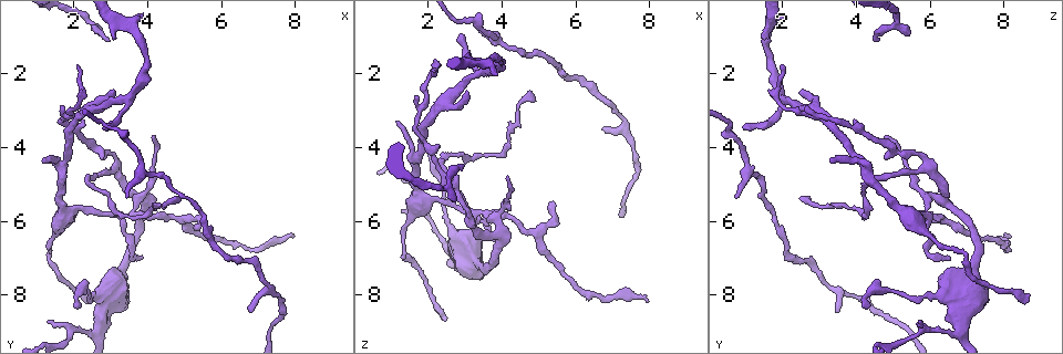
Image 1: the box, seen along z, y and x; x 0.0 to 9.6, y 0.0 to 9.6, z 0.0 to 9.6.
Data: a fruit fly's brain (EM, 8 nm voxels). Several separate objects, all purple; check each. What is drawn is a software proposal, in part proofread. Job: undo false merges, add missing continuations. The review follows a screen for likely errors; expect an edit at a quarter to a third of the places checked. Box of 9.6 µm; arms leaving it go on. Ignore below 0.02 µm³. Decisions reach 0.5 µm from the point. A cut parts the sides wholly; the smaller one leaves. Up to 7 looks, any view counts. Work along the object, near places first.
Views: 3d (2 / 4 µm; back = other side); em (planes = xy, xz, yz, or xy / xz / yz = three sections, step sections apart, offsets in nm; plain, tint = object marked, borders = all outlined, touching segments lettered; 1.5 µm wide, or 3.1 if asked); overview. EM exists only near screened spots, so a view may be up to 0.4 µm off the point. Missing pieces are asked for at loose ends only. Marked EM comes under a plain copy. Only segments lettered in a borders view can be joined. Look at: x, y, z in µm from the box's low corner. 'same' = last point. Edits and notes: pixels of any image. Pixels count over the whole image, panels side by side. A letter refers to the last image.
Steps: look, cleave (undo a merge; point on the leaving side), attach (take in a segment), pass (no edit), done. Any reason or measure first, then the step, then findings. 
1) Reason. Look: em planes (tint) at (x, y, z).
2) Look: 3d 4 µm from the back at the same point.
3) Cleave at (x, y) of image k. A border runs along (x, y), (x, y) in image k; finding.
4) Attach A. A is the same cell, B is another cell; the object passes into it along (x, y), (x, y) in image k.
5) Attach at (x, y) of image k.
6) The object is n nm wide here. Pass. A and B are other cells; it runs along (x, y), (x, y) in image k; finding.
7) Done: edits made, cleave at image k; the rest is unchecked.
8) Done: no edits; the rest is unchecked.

Branch stops here. Look: em planes (borders) at (3.40, 5.35, 0.75).

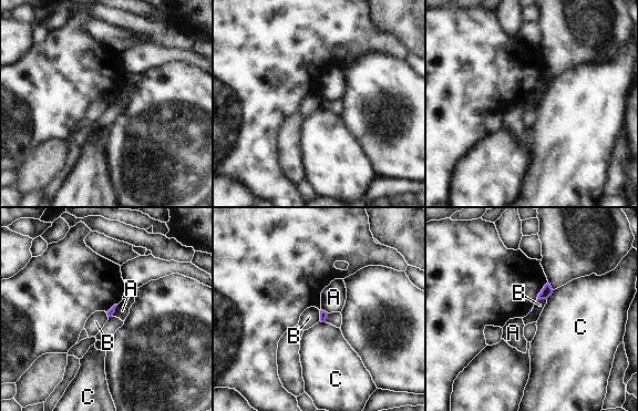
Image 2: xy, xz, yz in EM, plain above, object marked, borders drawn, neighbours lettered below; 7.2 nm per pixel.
Pass. A, B and C are other cells; a border runs along (319, 310), (320, 320) in image 2; none of them fits.

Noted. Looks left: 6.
Arms part here. Look: 3d 4 µm at (3.40, 2.70, 2.00).

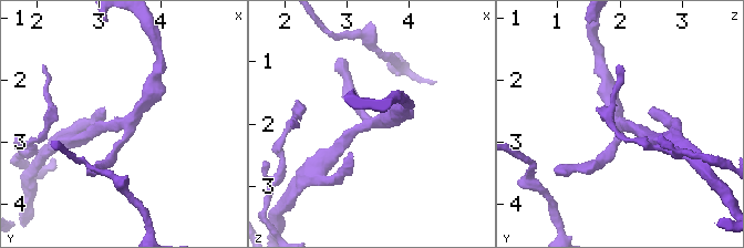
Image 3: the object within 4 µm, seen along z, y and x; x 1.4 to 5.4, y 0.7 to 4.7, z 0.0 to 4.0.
Look: em planes (borders) at (3.40, 2.75, 2.00).

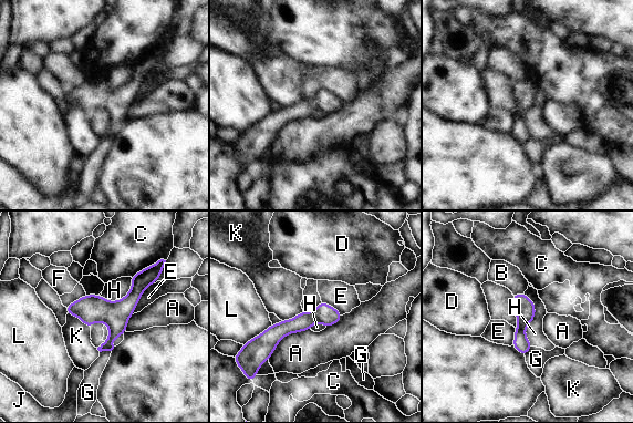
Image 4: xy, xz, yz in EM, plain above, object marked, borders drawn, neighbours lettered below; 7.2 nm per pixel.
Pass. A, B, C, D, E, F, G, H, J, K and L are other cells; one neuron here.

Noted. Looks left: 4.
An open end. Look: 3d 2 µm at (3.15, 1.05, 1.50).

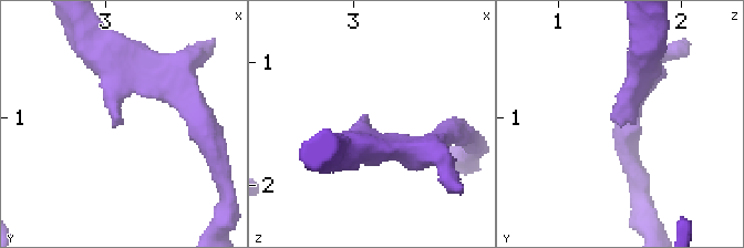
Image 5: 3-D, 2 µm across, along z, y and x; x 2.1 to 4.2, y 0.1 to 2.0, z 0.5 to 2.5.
The arms are 220, 300 nm wide. Look: em yz step 4 (borders) at (3.08, 1.02, 1.46).

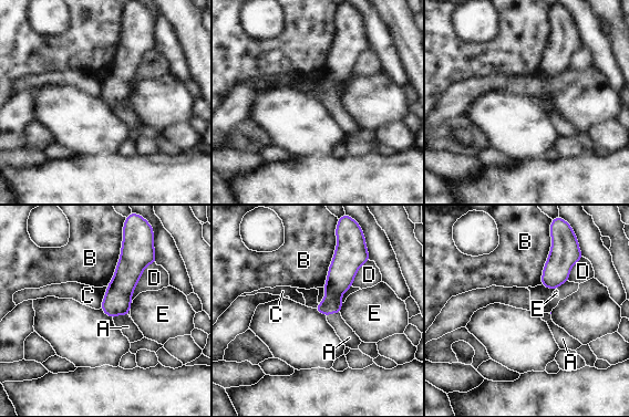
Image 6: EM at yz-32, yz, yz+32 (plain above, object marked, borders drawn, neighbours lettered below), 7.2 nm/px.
Attach A. A is the same cell, B, C, D and E are other cells; the object passes into it along (117, 299), (121, 313), (127, 326) in image 6; the neuron continues.

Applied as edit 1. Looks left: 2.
Done: edits made, attach at image 6; the rest is unchecked.

